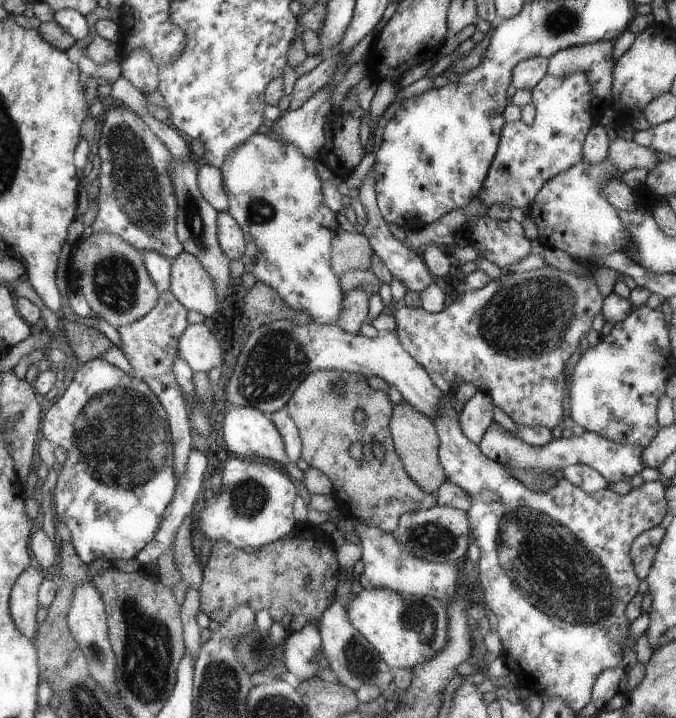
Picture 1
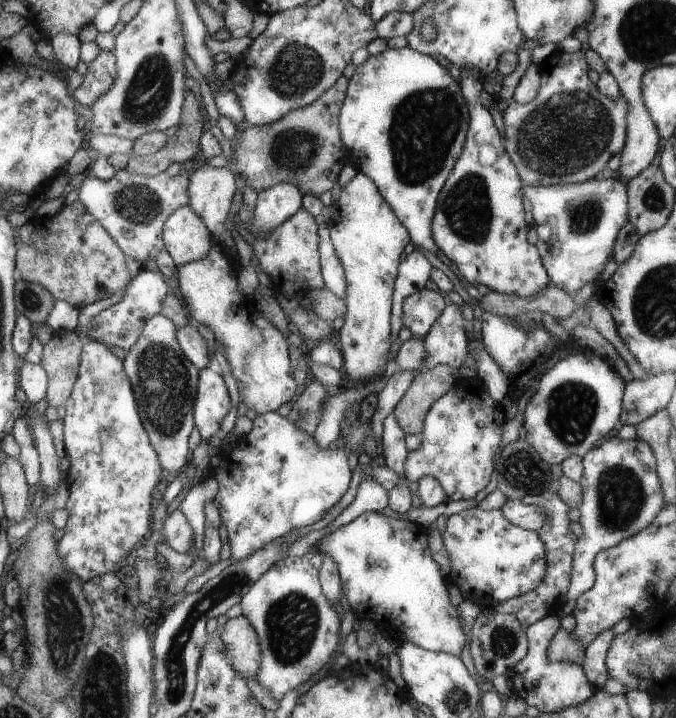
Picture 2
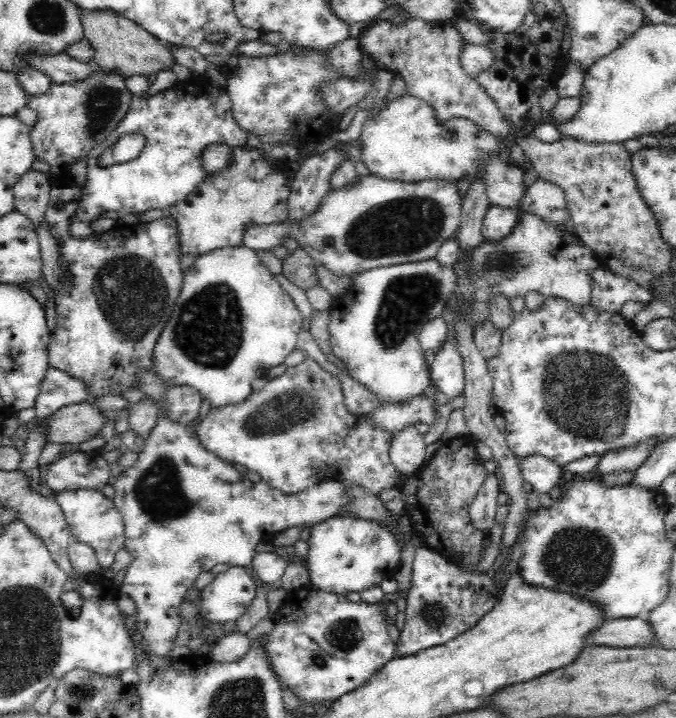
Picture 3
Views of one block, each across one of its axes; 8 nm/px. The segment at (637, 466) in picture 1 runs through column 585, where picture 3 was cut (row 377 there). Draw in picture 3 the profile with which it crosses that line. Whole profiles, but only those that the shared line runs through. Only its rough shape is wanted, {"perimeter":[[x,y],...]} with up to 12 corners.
{"perimeter":[[454,331],[435,354],[432,384],[451,399],[465,389]]}

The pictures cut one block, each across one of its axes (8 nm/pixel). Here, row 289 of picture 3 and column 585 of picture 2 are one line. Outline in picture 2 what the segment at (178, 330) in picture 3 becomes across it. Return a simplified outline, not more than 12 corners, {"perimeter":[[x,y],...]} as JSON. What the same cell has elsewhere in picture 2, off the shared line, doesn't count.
{"perimeter":[[620,178],[525,186],[552,284],[575,294],[629,223]]}

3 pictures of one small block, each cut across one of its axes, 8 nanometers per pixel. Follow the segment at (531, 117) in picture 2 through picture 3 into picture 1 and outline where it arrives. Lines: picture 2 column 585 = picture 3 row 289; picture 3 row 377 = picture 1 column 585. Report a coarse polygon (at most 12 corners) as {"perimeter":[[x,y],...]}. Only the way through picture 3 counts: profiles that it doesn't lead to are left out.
{"perimeter":[[584,72],[548,74],[532,125],[506,123],[476,196],[528,213],[581,162],[610,107]]}

